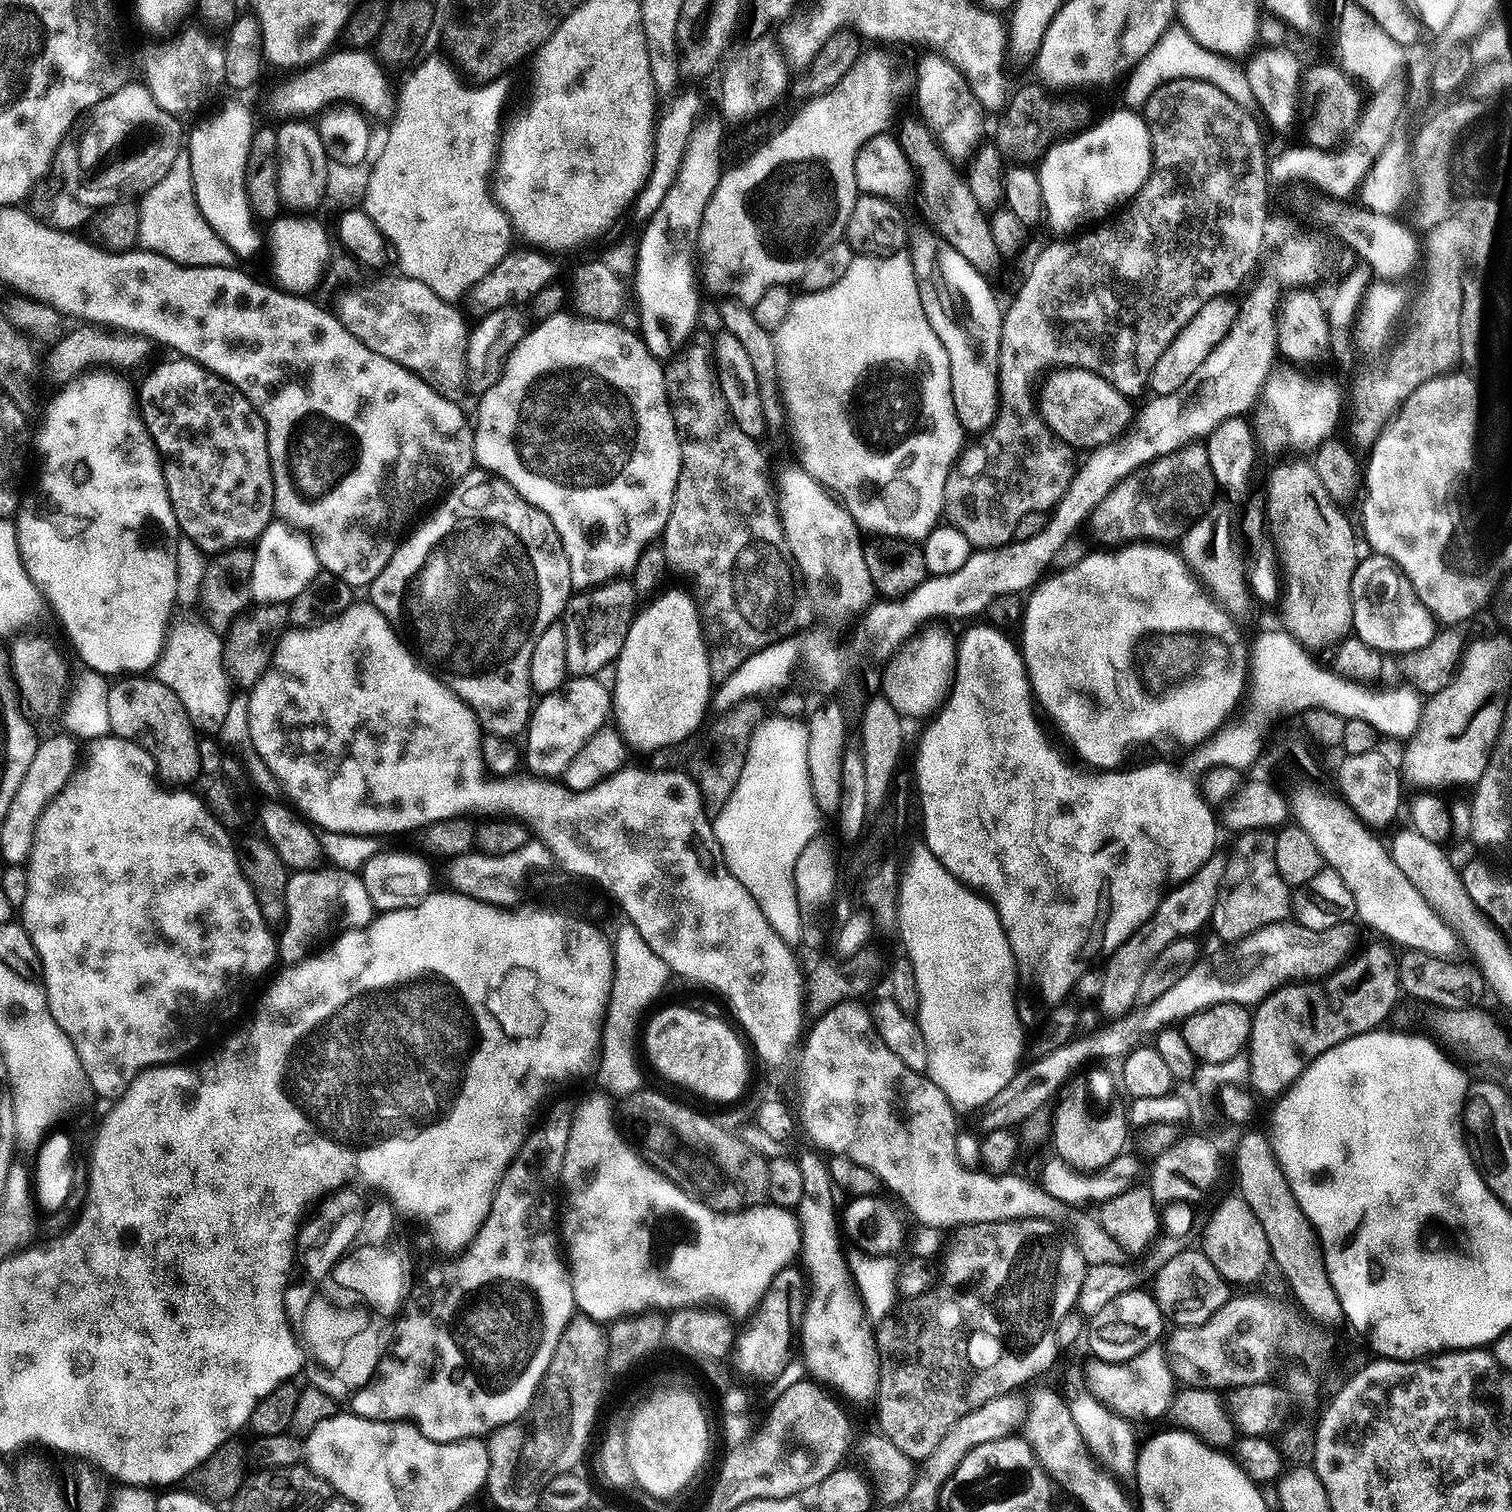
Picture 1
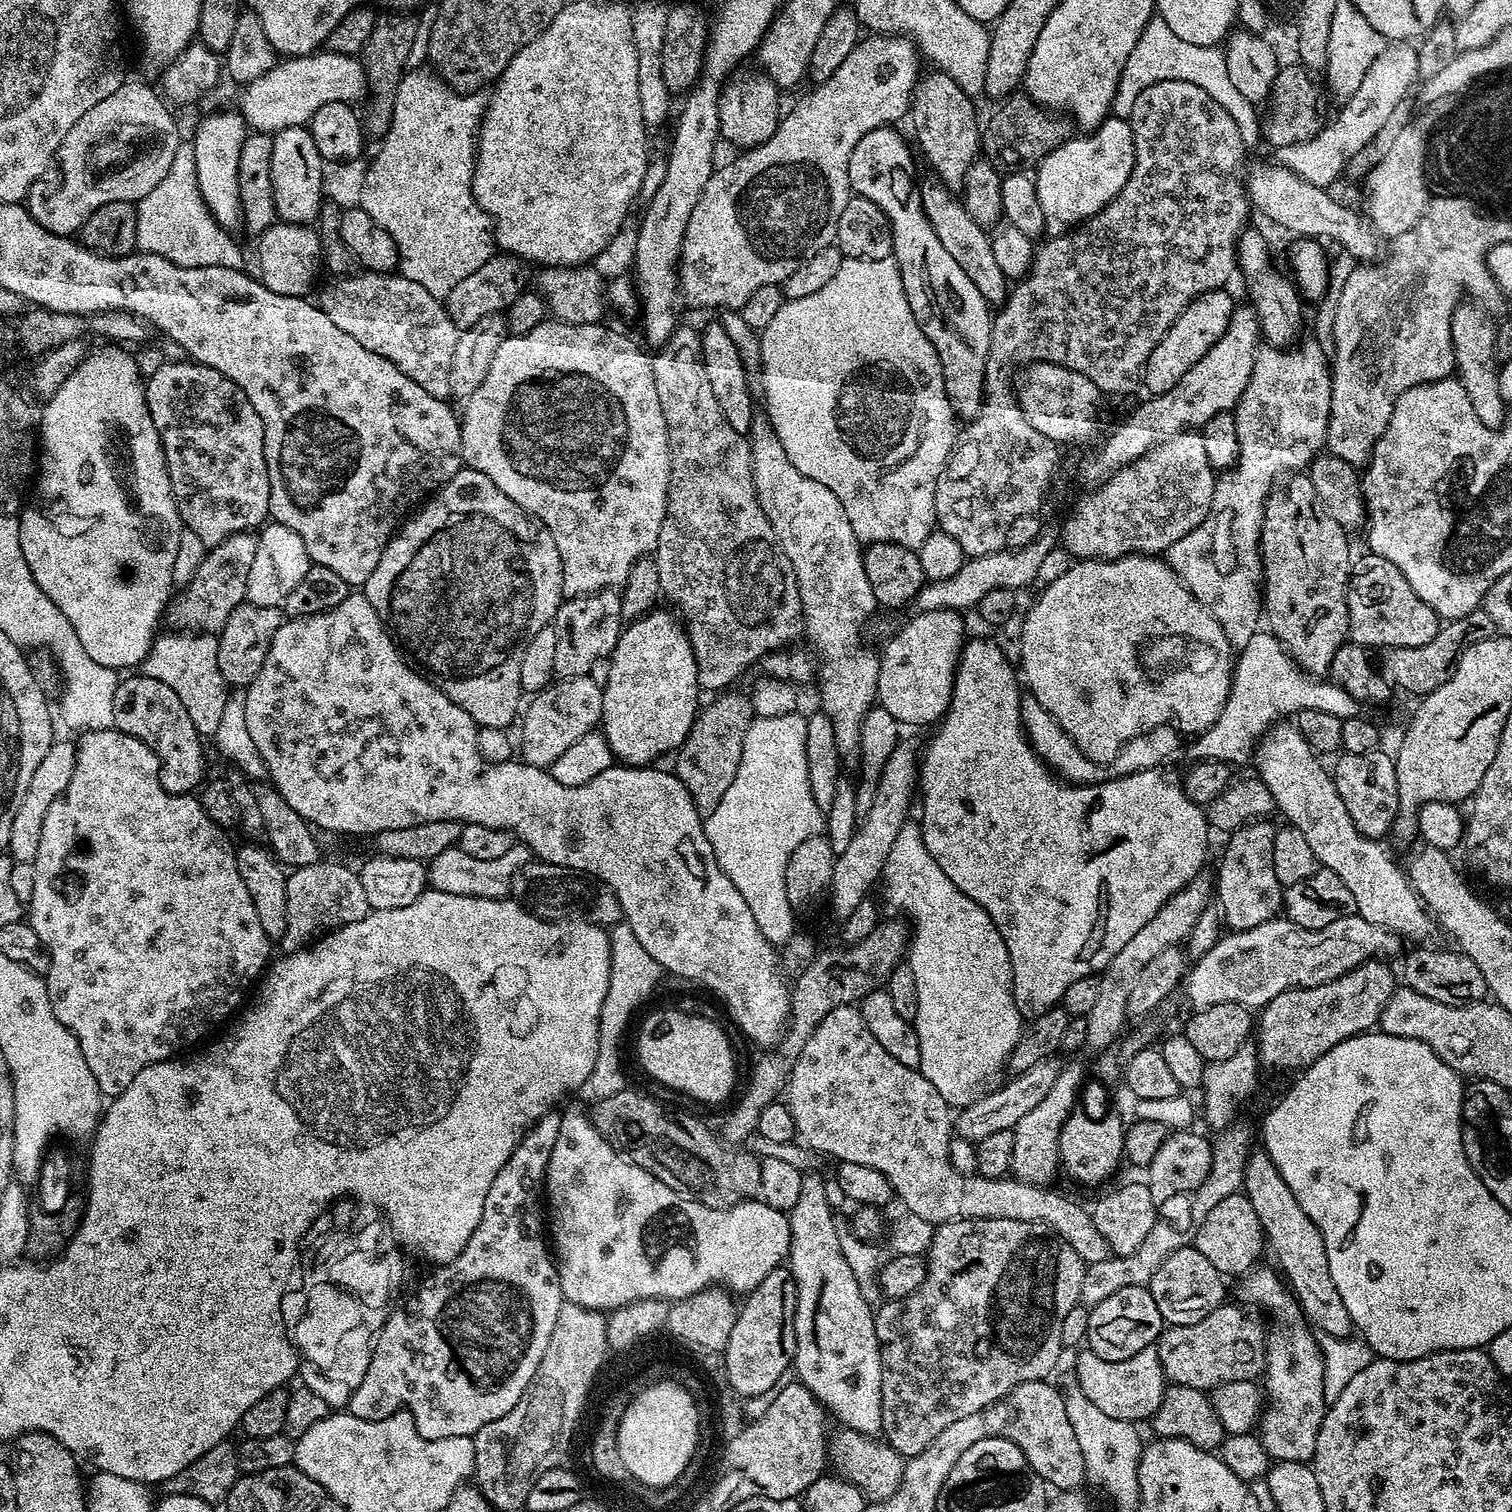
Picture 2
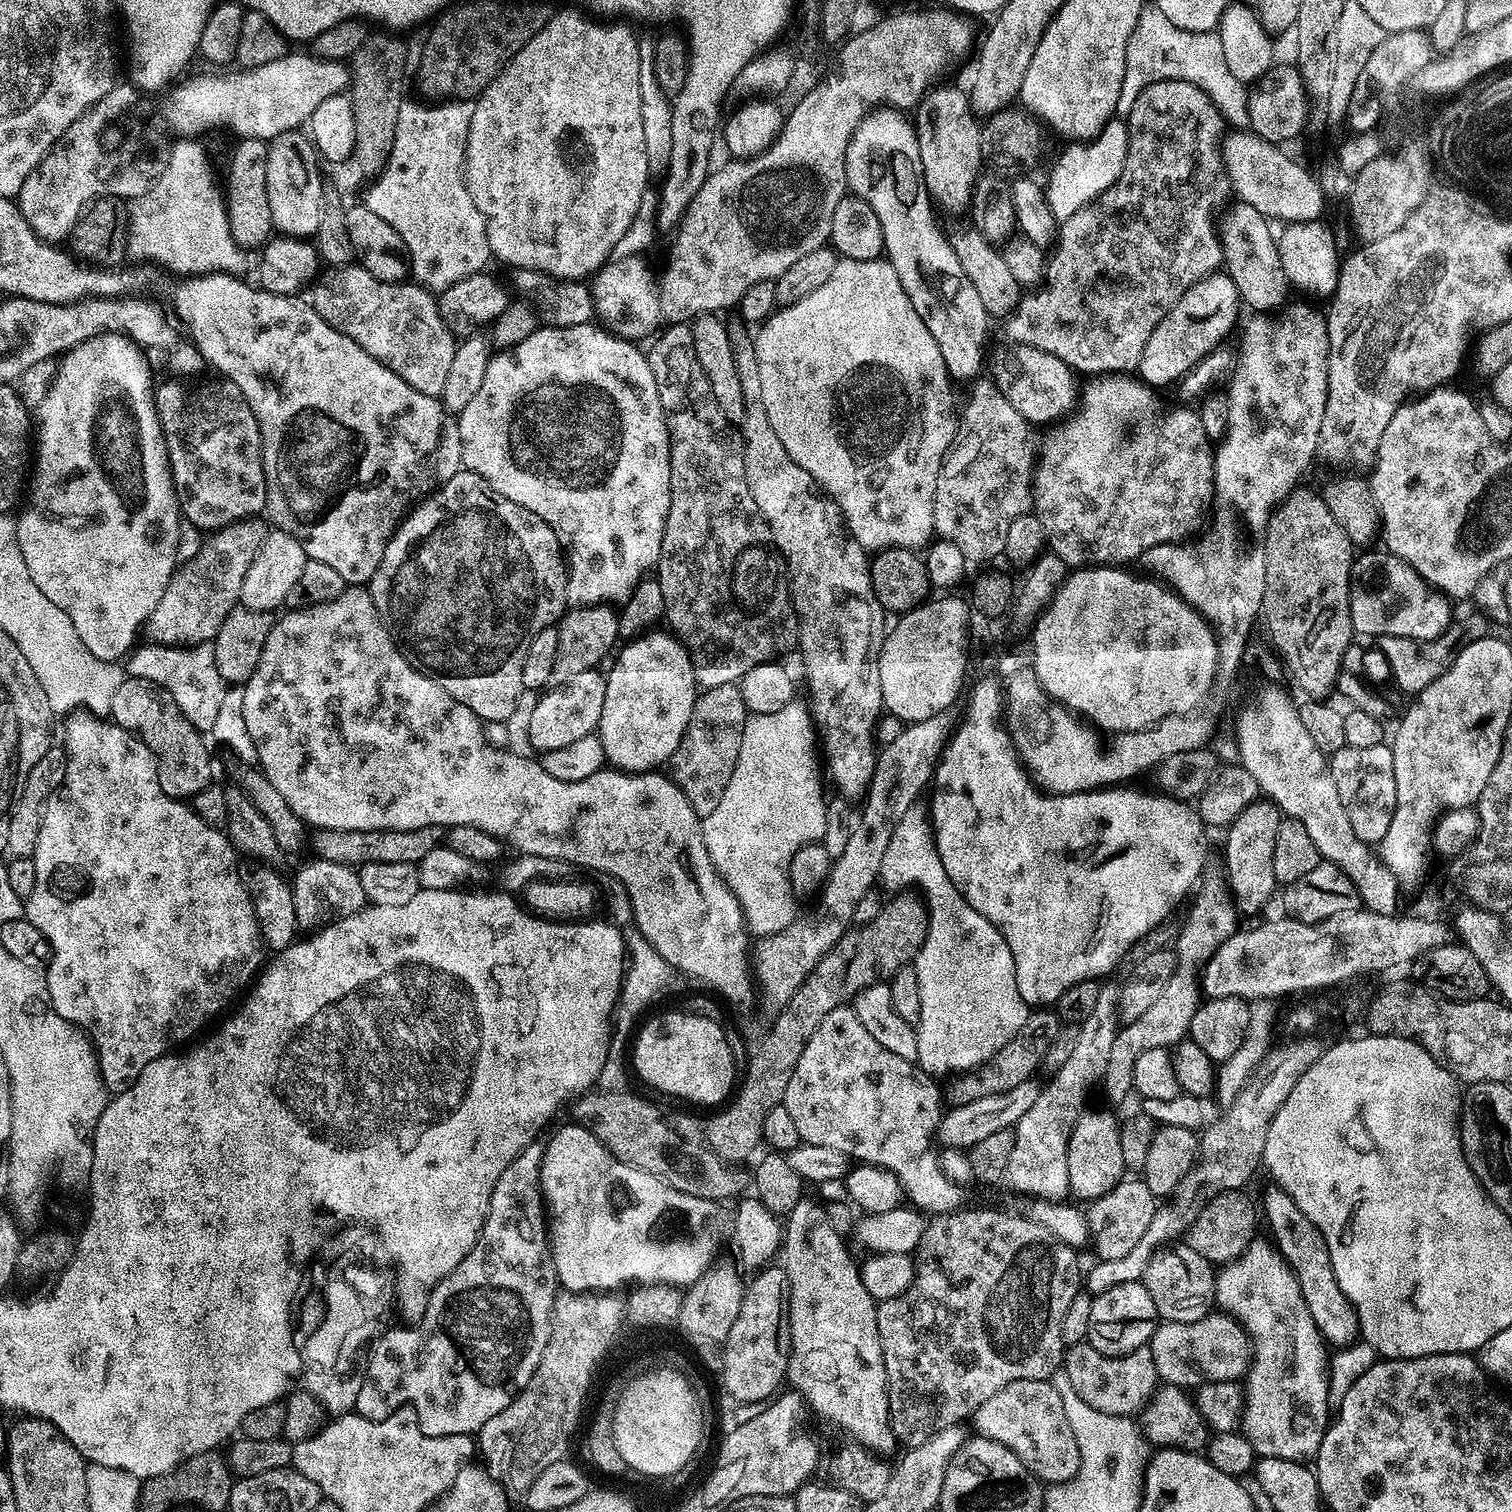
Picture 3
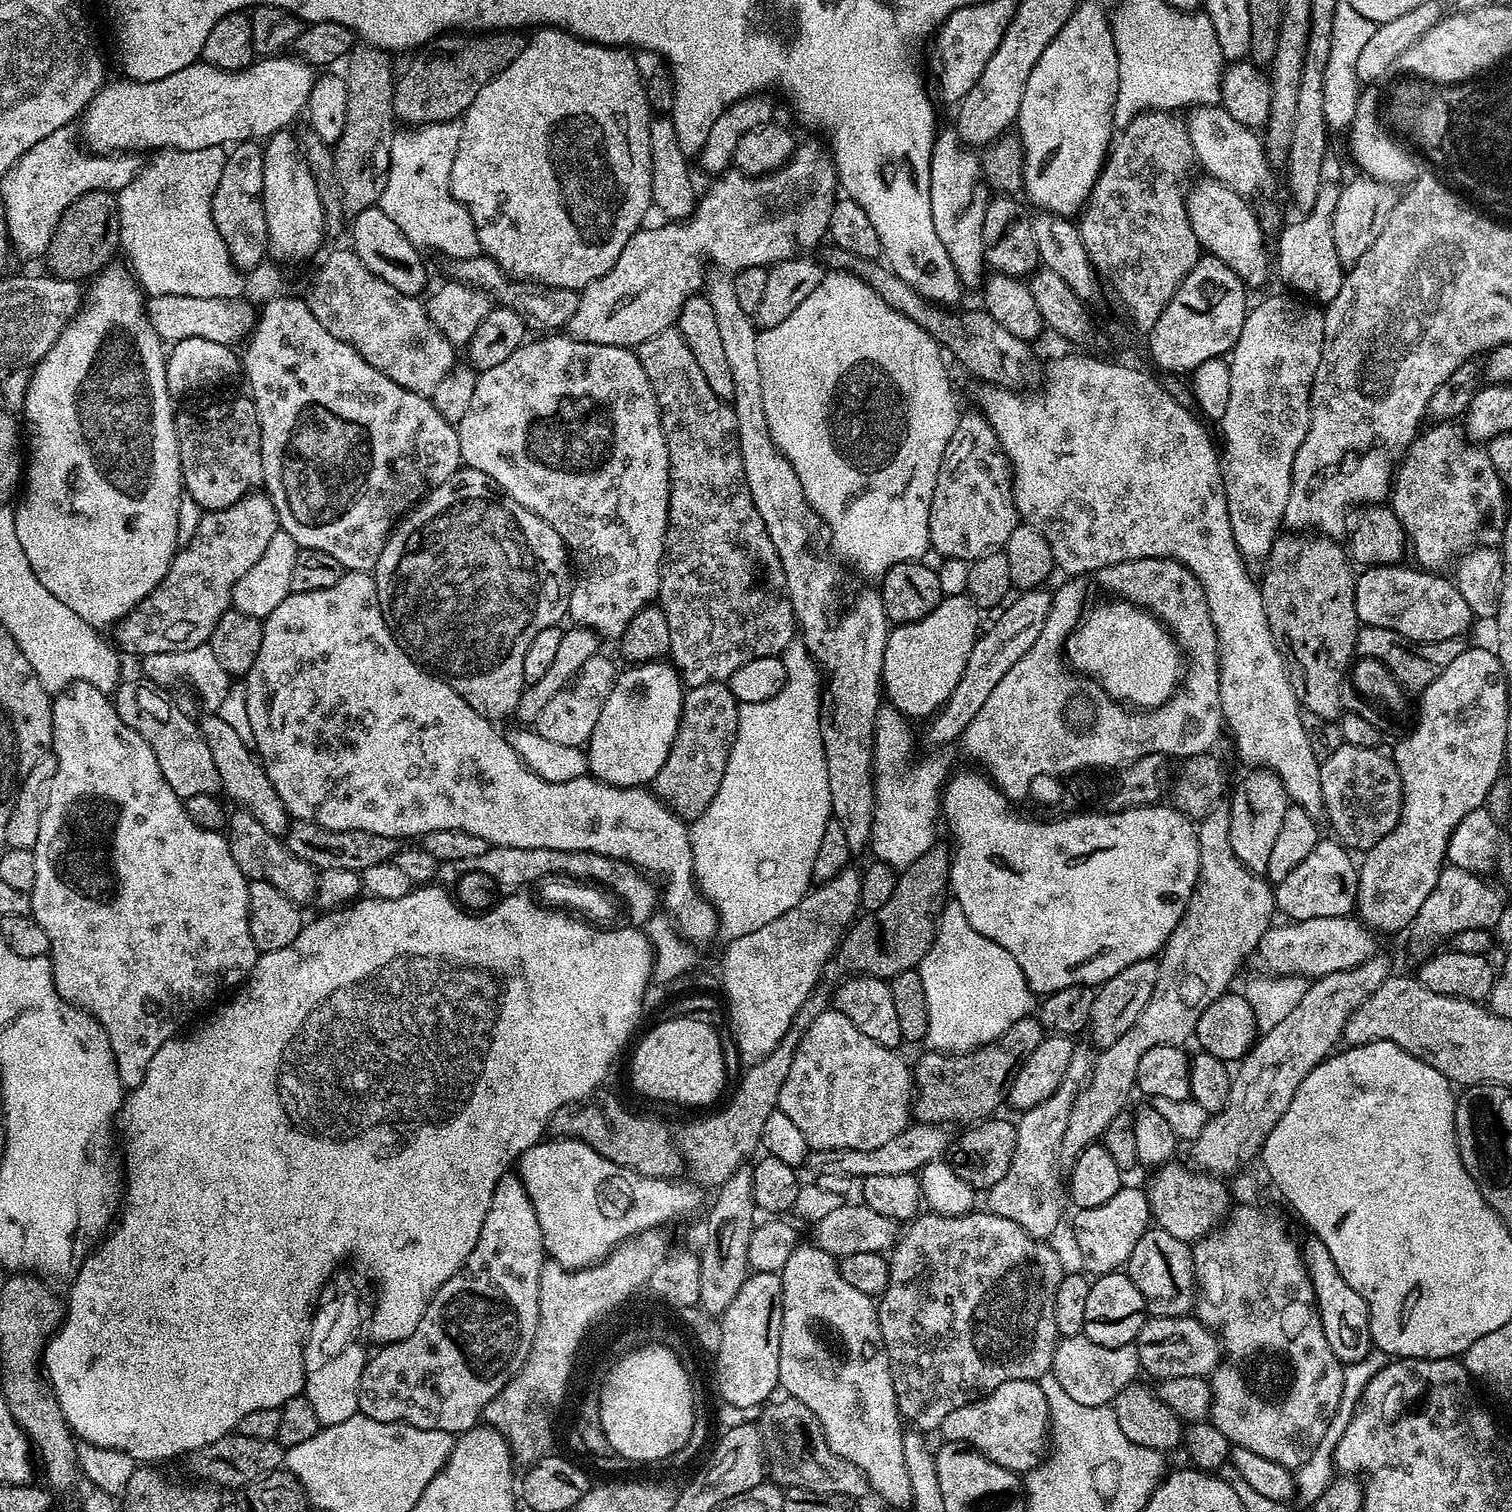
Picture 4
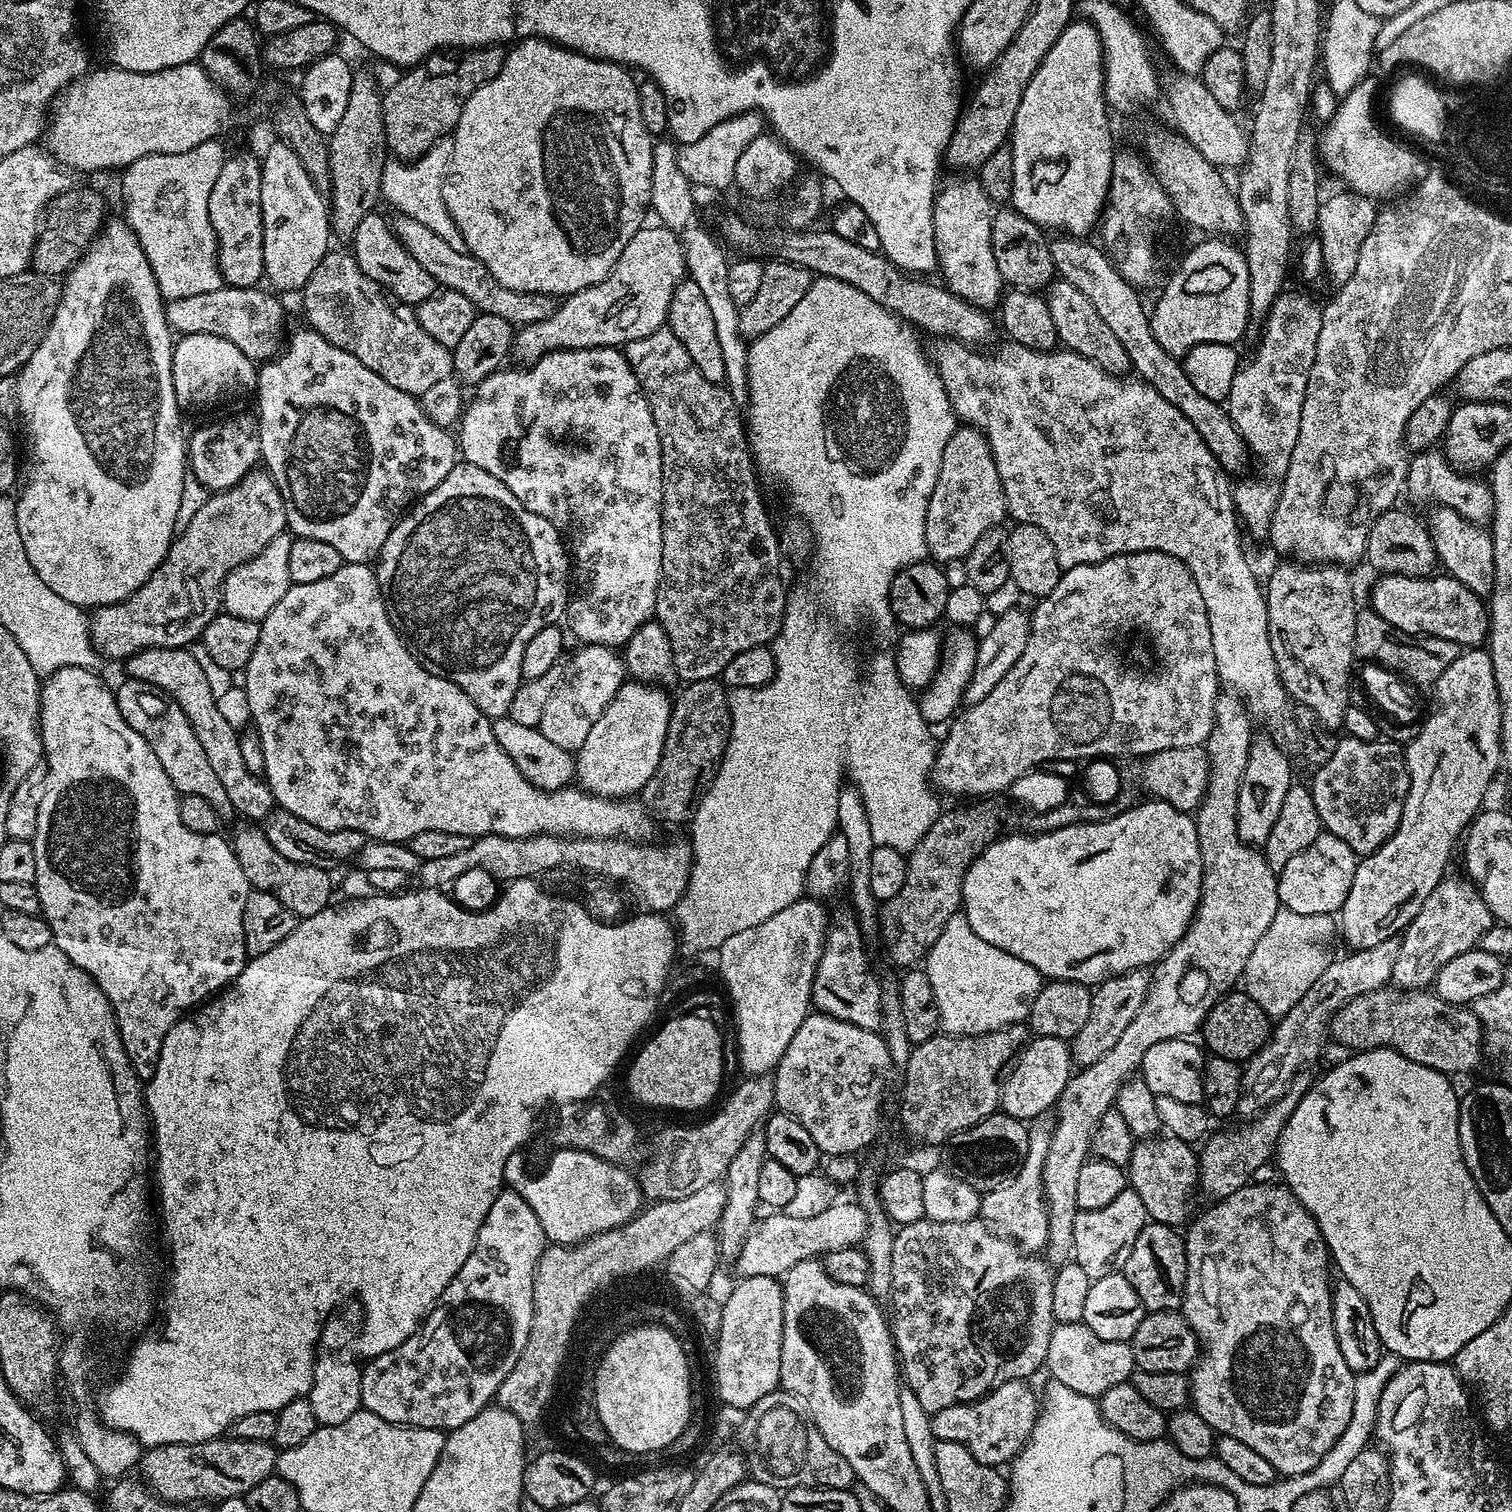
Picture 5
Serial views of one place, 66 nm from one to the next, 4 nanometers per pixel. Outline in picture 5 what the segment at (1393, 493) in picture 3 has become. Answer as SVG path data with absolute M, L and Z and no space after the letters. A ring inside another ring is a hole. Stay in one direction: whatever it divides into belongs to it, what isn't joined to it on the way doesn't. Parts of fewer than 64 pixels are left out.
M1443 451L1418 452L1408 461L1406 492L1416 500L1425 500L1428 506L1450 507L1472 524L1488 526L1495 514L1494 498L1489 485L1483 479L1480 481L1480 478L1479 475L1462 472L1454 467Z

